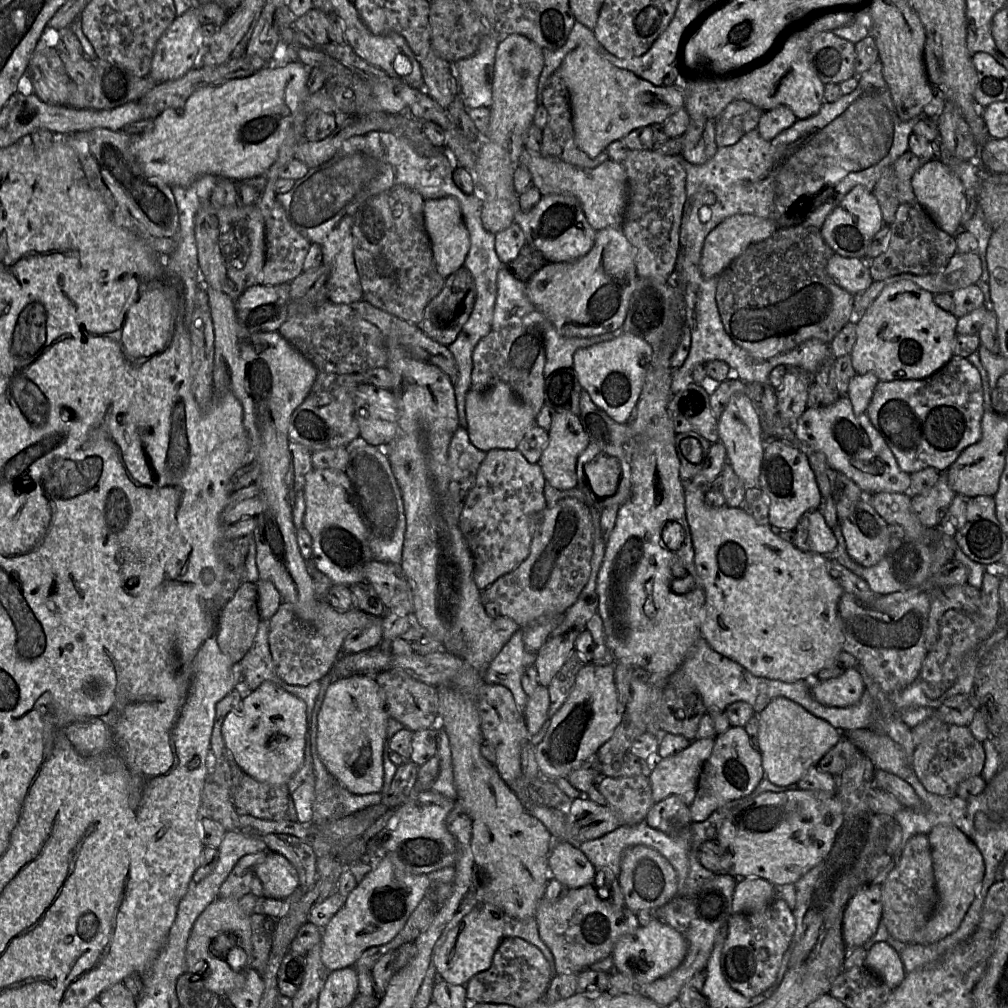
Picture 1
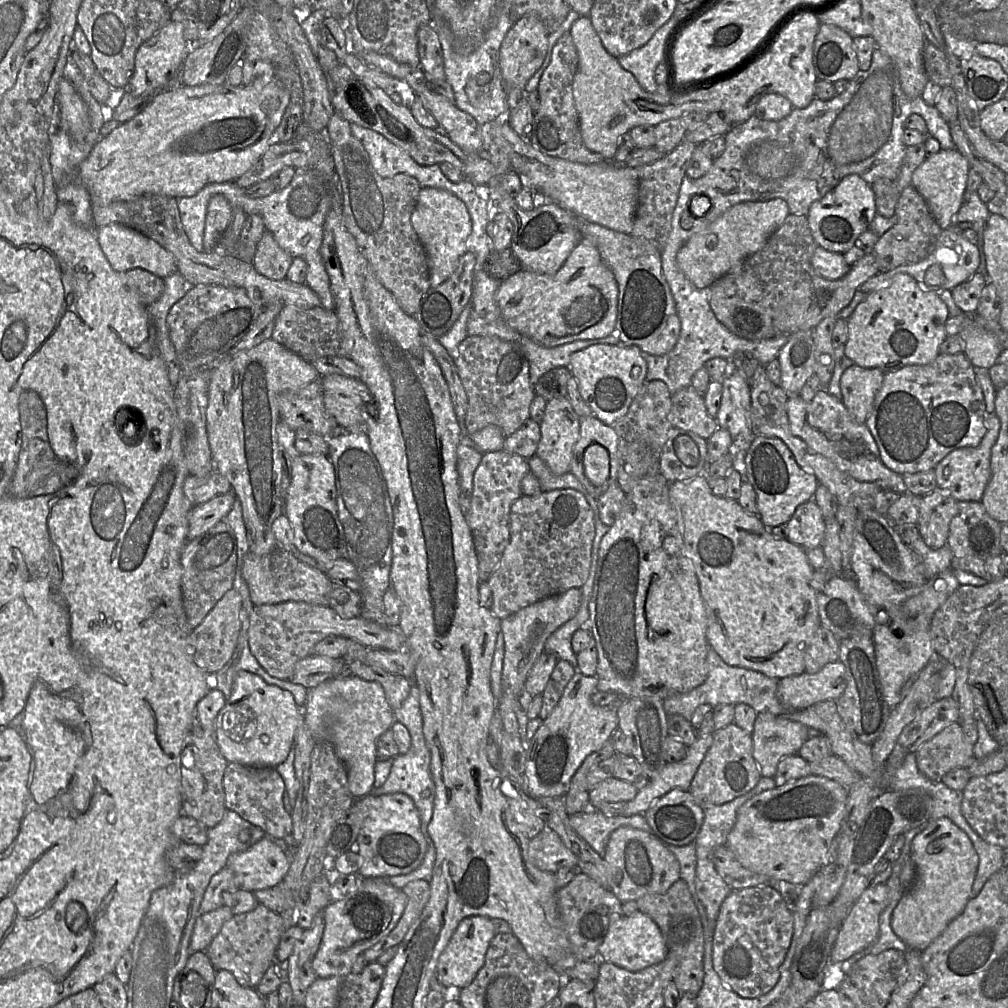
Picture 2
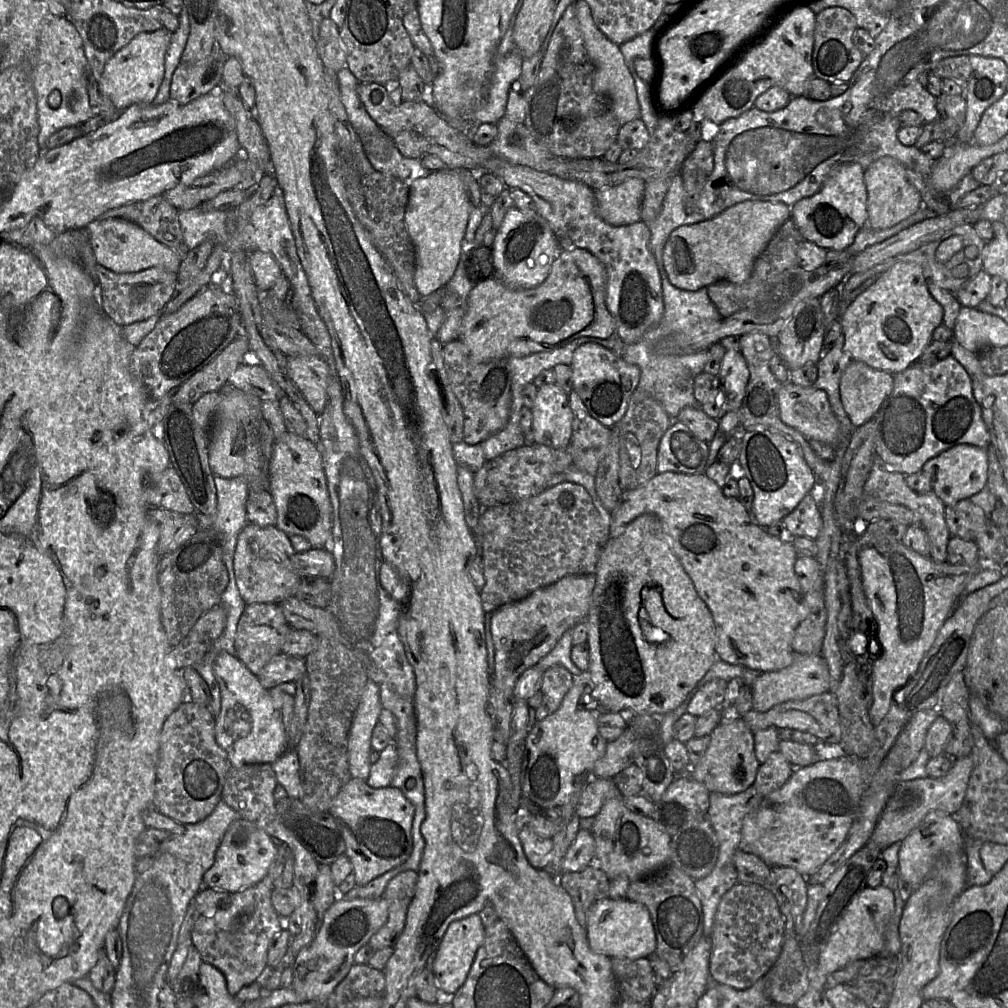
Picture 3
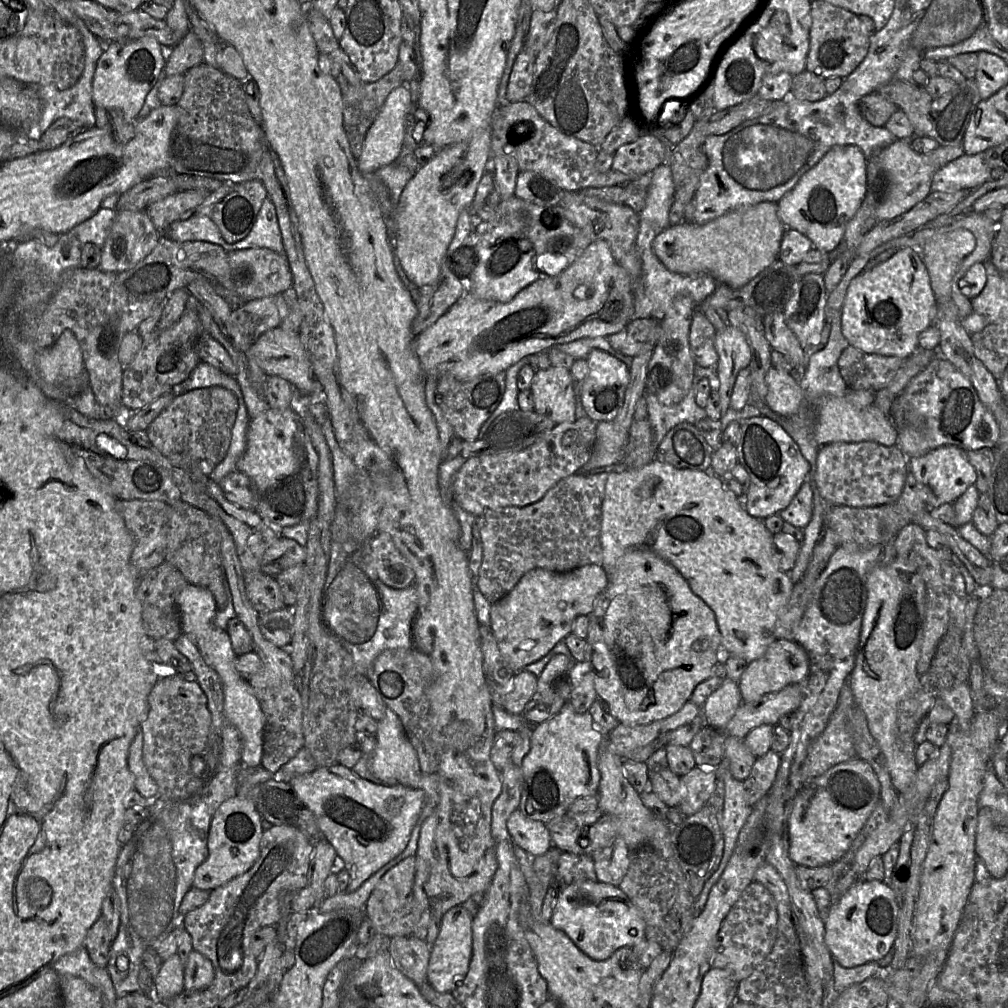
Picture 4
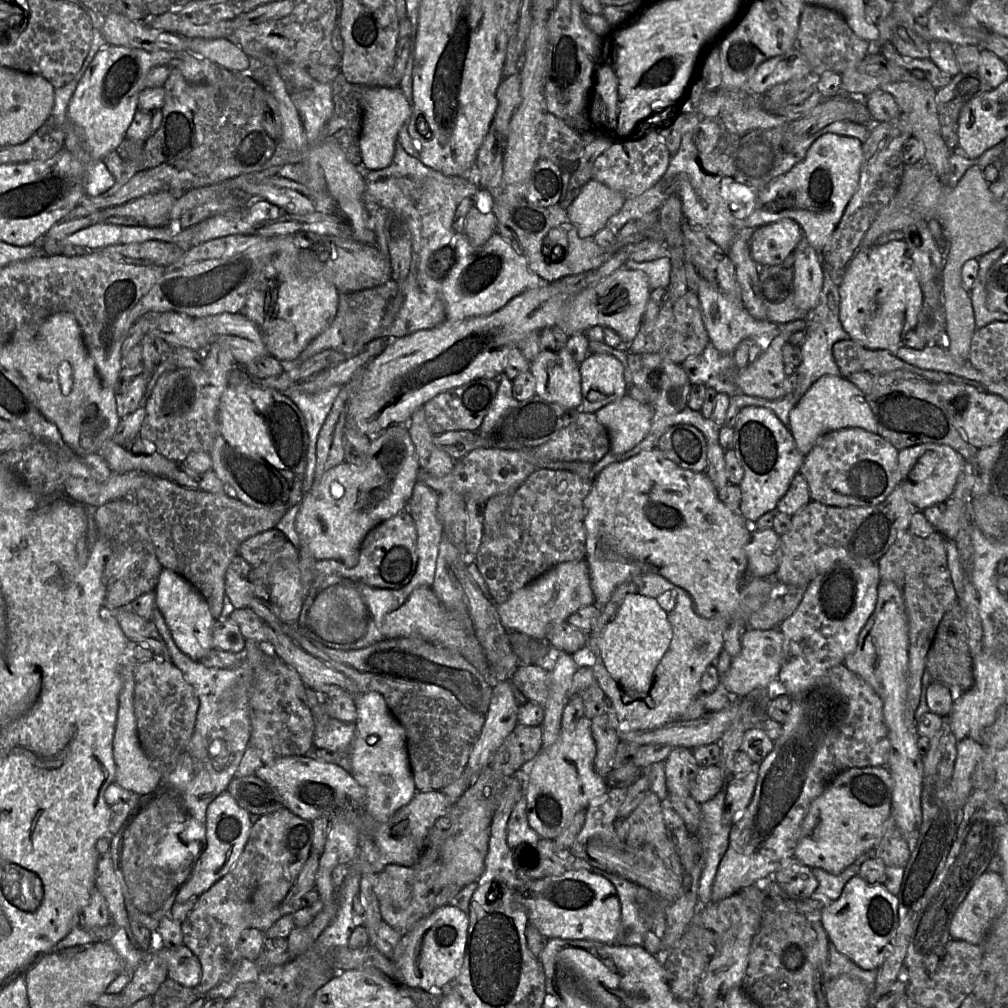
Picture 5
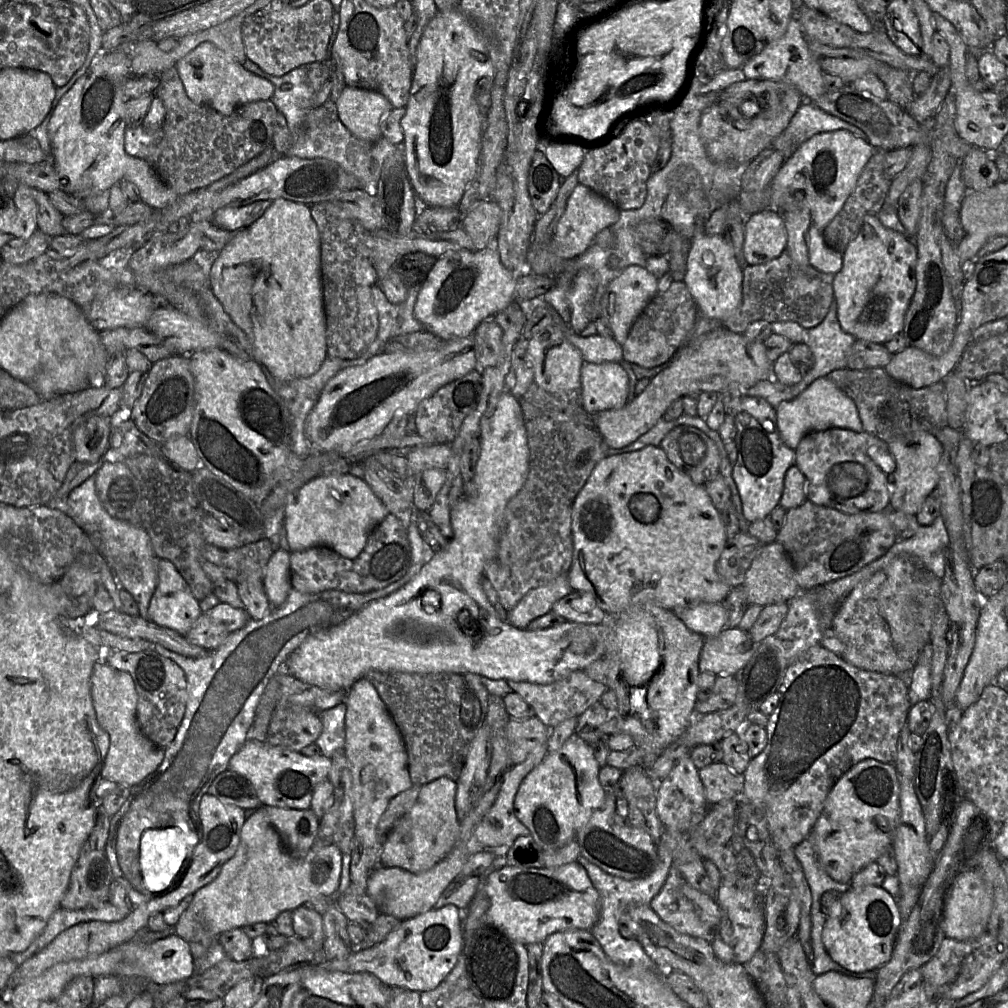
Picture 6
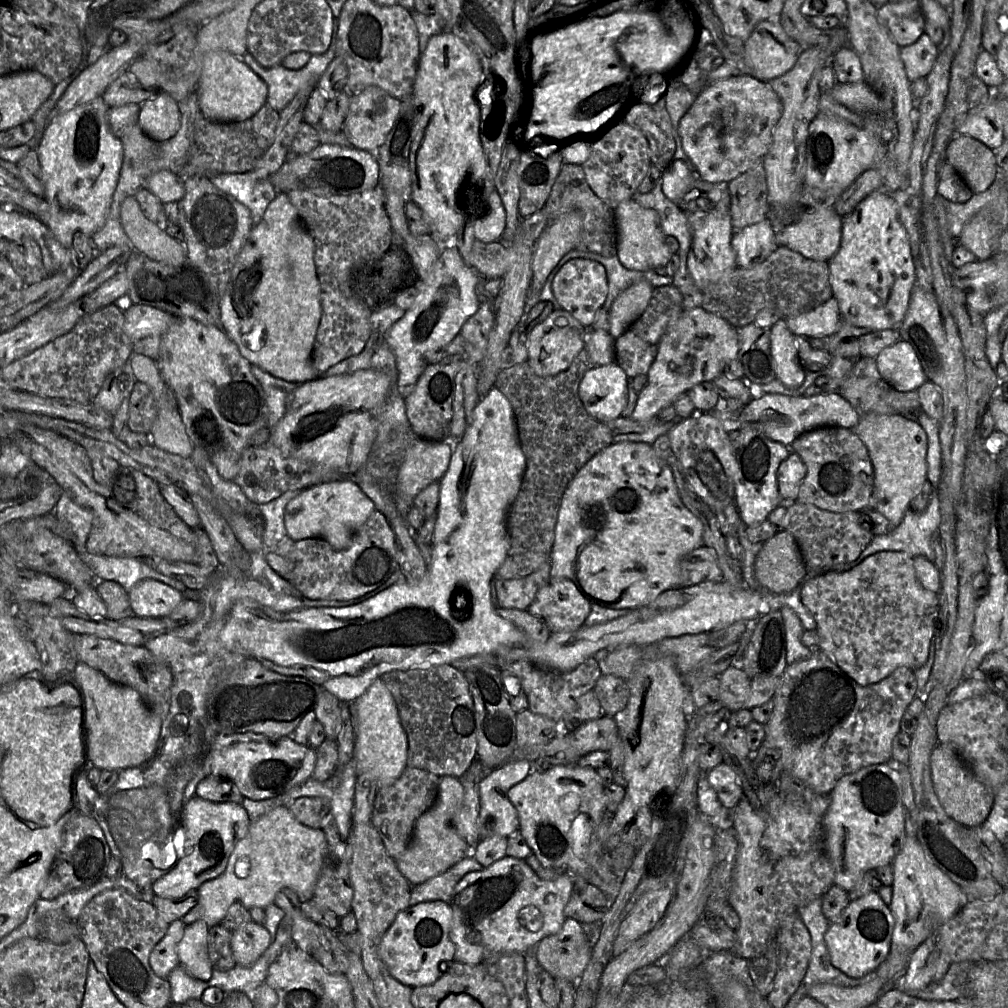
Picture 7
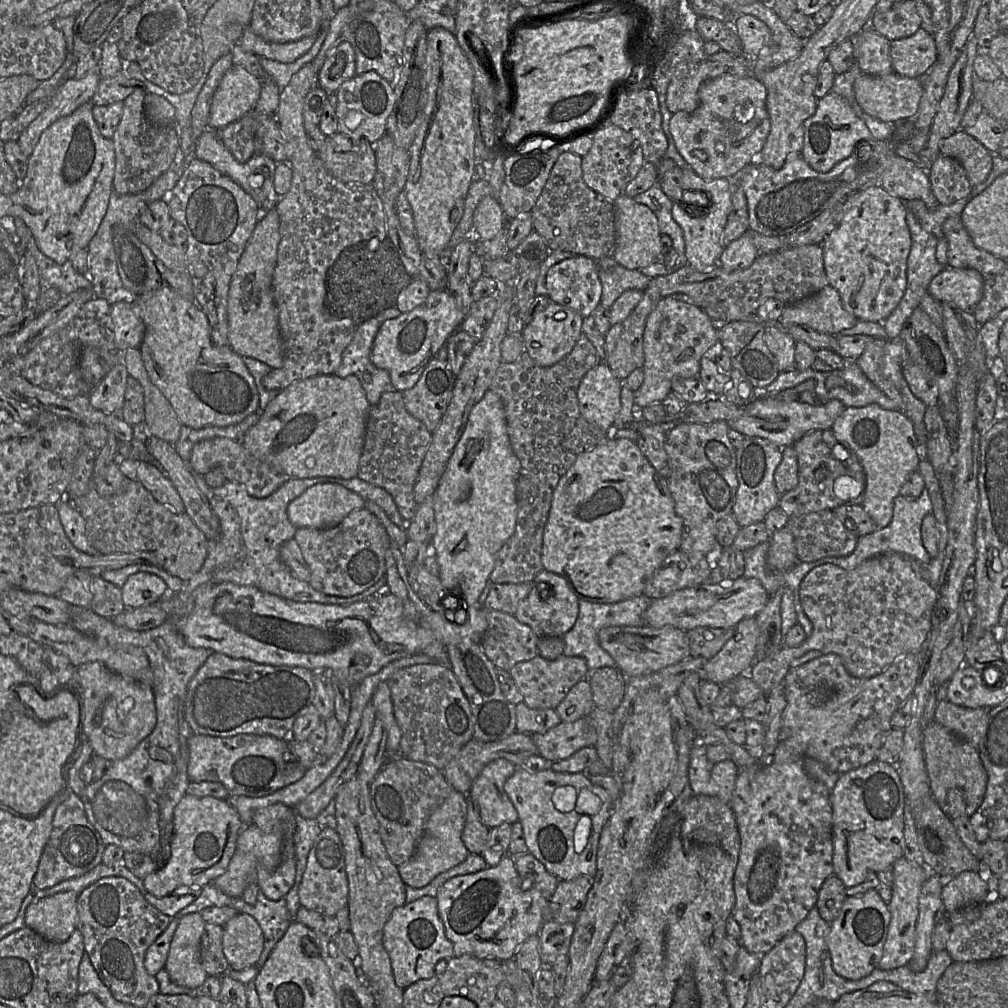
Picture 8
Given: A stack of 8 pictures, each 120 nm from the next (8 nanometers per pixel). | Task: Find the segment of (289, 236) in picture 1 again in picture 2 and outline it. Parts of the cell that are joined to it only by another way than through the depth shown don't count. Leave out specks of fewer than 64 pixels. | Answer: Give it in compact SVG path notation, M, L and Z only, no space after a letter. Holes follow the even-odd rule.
M265 232L260 240L253 267L258 274L274 280L285 280L294 258L283 250L270 232Z

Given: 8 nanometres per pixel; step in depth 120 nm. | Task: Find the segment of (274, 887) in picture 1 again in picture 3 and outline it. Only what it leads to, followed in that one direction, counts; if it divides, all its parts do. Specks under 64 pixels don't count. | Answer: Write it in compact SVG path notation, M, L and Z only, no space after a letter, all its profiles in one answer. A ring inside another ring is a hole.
M239 818L226 831L215 855L215 861L203 876L203 886L235 893L260 882L278 855L278 845L263 829Z

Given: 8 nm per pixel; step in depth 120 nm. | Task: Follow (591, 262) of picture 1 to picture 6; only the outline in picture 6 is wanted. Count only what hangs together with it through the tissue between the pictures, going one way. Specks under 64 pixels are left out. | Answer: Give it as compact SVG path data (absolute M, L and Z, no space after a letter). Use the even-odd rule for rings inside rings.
M638 265L627 267L610 282L602 297L602 316L608 319L614 338L619 344L625 343L634 322L658 293L657 284L656 276ZM472 335L443 341L443 344L434 350L394 351L377 354L361 365L340 371L327 382L307 417L306 437L311 442L314 452L348 453L358 442L380 435L397 412L414 414L422 400L431 396L442 386L475 369L476 355Z

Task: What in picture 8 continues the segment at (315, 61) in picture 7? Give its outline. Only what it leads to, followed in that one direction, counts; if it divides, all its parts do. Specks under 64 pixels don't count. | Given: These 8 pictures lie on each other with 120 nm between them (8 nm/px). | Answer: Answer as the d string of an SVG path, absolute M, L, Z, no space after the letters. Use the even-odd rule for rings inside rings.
M321 29L317 39L311 49L291 63L281 63L265 57L260 57L260 64L263 70L276 82L282 90L290 82L292 76L296 74L304 65L312 62L318 55L327 36L327 29Z

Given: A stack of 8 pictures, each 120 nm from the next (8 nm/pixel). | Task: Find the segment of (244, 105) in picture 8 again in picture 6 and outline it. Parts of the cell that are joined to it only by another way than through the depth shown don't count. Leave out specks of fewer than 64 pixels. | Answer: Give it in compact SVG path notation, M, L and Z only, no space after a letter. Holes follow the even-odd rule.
M206 42L178 60L175 67L188 97L196 104L209 106L222 115L231 115L239 106L271 100L275 87L268 80L247 71L214 44Z

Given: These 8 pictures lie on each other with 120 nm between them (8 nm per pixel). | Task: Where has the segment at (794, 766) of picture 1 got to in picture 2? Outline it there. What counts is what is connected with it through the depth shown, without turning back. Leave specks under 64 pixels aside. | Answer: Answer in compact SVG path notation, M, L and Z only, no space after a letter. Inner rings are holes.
M761 712L756 719L753 756L762 776L774 778L781 759L798 754L814 732L806 725L770 712Z

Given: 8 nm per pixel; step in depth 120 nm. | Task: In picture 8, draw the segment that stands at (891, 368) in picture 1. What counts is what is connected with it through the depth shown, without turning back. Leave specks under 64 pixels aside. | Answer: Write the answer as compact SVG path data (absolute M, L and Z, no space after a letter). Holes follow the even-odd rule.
M879 184L850 194L841 222L825 238L822 249L829 284L838 291L845 310L859 321L884 323L906 289L911 235L905 202Z

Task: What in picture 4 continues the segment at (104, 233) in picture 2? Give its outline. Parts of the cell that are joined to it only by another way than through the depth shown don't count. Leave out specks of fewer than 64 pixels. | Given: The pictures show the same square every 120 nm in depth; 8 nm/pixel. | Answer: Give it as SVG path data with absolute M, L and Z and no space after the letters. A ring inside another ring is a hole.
M119 211L101 248L99 268L114 273L129 270L154 250L160 238L161 232L154 227L145 211Z

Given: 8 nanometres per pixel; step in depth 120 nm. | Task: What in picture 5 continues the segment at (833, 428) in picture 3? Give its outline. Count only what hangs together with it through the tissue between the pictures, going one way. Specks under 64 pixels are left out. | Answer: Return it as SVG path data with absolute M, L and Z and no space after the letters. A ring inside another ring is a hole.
M781 332L752 364L736 369L735 384L743 394L768 400L781 399L786 395L788 376L784 370L782 349L791 334Z

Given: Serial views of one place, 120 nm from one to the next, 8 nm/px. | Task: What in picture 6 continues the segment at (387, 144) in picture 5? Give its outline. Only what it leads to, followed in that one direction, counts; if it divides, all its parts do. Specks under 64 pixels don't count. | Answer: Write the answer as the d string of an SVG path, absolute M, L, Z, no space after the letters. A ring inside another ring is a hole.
M346 86L336 102L338 117L357 138L376 142L382 137L381 122L394 108L380 92Z

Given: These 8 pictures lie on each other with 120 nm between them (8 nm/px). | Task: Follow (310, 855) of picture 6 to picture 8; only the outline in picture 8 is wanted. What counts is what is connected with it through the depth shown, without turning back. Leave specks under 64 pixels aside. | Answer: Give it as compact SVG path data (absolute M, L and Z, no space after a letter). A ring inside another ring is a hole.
M253 824L244 827L236 840L235 852L224 874L212 883L230 897L242 897L245 888L257 881L259 869L272 870L280 861L281 838L274 834L267 834Z

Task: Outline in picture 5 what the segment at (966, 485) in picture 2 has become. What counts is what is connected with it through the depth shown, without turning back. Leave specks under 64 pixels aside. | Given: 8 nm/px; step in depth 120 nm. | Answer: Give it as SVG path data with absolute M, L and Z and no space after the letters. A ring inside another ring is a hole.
M924 443L911 446L898 452L898 466L901 473L900 486L907 500L918 511L938 502L946 502L952 495L966 461L947 445Z

